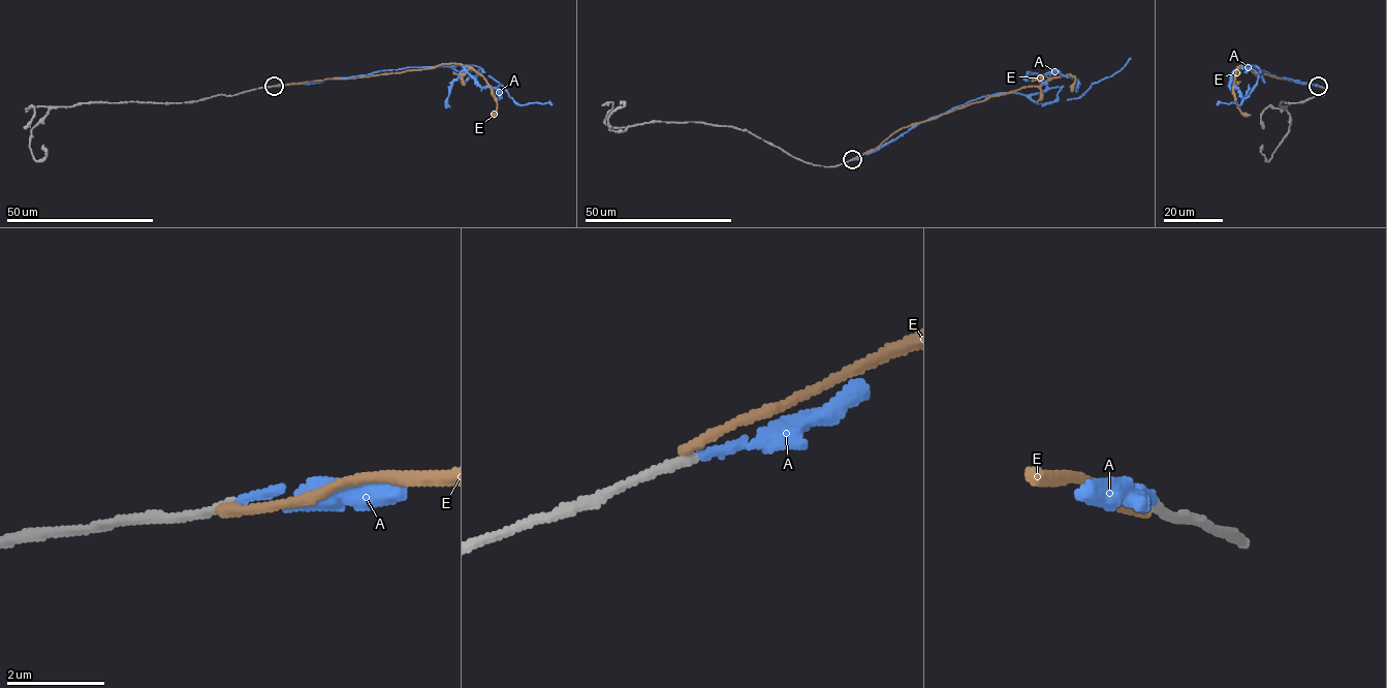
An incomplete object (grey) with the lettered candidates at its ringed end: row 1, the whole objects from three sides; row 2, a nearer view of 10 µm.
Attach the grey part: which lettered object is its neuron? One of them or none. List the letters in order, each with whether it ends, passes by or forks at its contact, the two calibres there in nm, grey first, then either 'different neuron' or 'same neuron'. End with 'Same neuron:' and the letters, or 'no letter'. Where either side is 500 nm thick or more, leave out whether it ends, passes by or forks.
A: it ends; calibres 190 and 170 nm; same neuron
E: it ends; calibres 190 and 220 nm; different neuron
Same neuron: A

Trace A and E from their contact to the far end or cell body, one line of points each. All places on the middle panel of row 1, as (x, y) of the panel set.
A: (852, 159), (970, 101), (999, 93), (1041, 93), (1047, 73), (1058, 70), (1073, 77), (1080, 96), (1130, 57)
E: (852, 159), (876, 148), (903, 127), (990, 96), (1039, 86), (1052, 77), (1069, 74), (1075, 77), (1070, 91)

